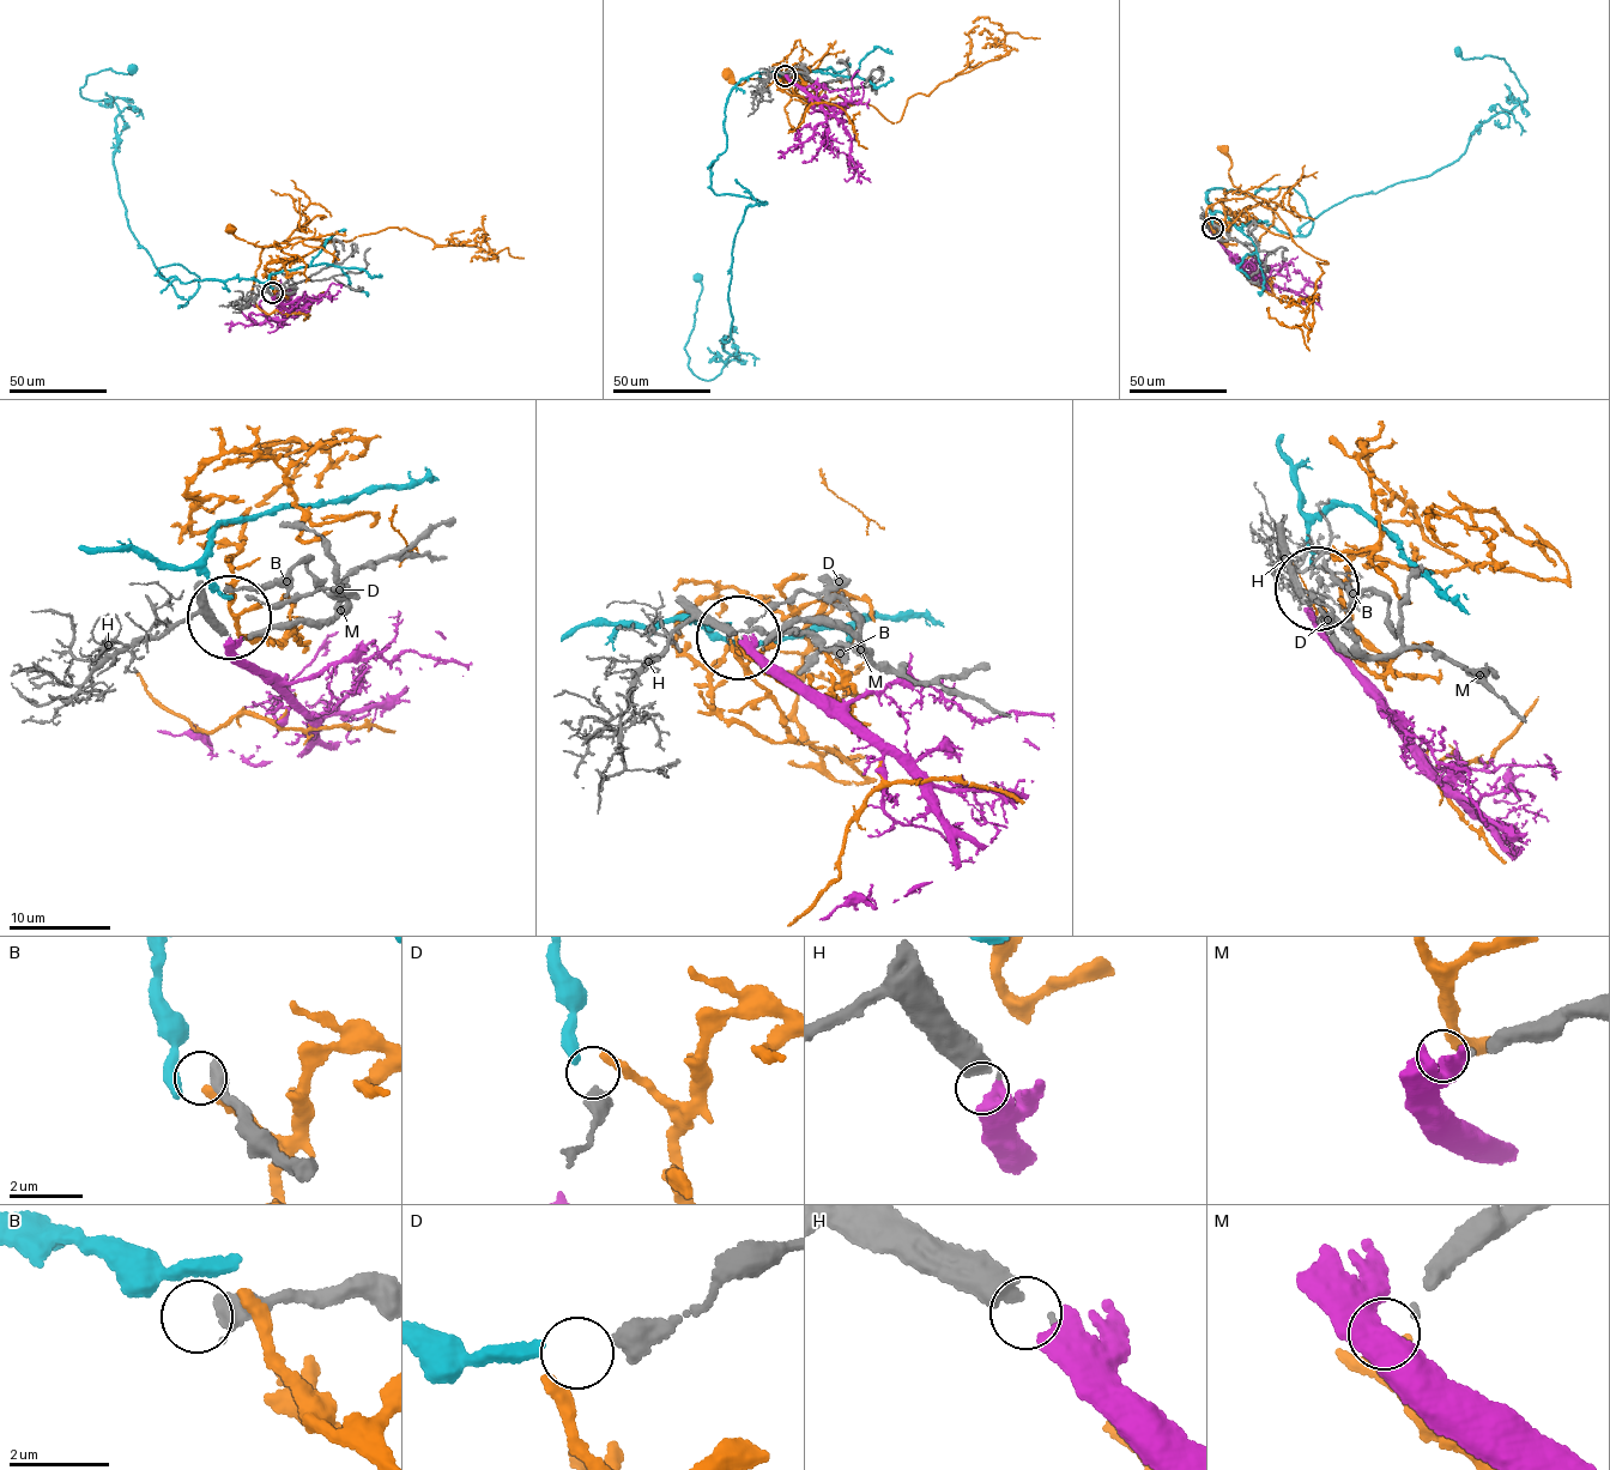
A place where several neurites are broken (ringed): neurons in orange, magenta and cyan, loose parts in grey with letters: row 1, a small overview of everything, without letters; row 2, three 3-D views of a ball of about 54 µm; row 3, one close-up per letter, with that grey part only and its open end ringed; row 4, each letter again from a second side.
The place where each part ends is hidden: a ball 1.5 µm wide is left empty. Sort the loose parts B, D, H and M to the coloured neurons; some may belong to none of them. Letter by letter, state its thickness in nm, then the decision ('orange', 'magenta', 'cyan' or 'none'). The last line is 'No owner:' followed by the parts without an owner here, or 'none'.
B: 220 nm | none
D: 420 nm | cyan
H: 130 nm | magenta
M: 140 nm | none
No owner: B, M

